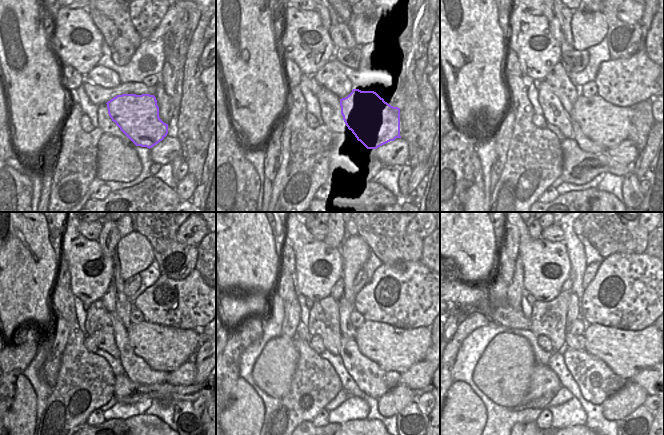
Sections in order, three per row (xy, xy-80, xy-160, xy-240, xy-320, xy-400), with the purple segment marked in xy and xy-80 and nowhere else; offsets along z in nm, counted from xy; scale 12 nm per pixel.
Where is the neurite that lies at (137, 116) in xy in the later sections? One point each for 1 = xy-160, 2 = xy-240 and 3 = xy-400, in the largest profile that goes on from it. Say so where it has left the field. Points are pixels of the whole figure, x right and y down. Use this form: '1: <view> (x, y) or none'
1: xy-160 (607, 125)
2: xy-240 (164, 348)
3: xy-400 (626, 352)

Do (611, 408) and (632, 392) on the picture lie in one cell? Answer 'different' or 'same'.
same

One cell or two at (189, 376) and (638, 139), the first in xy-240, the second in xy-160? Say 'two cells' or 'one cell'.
two cells

